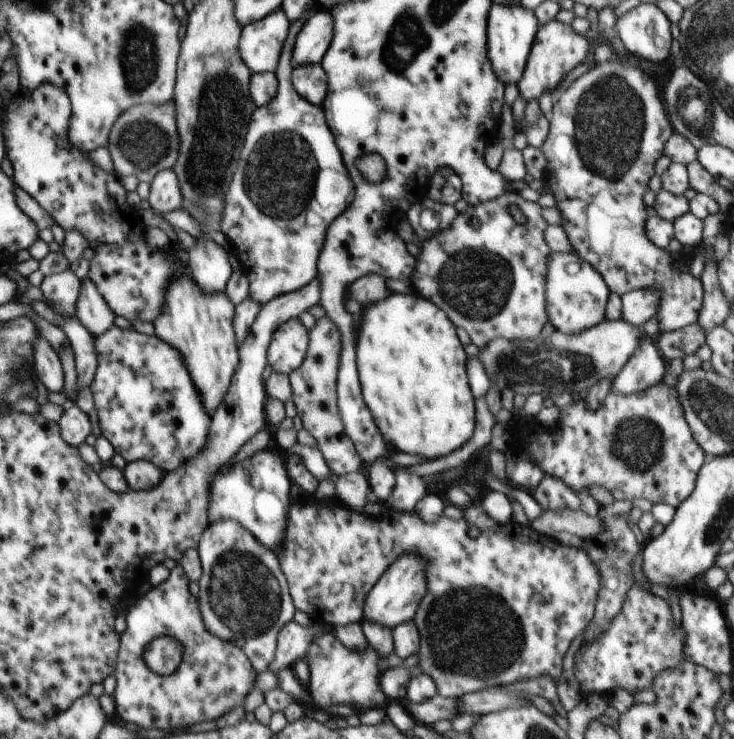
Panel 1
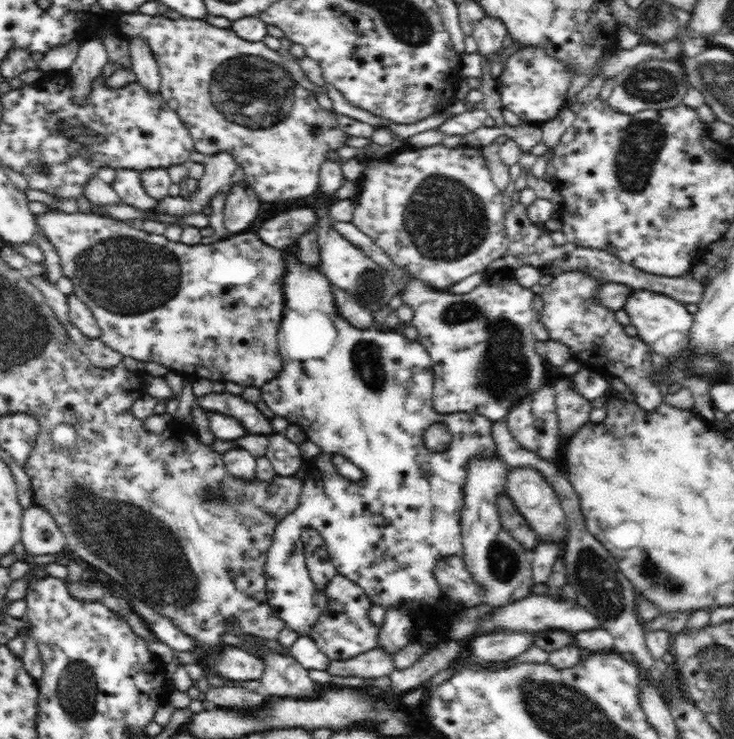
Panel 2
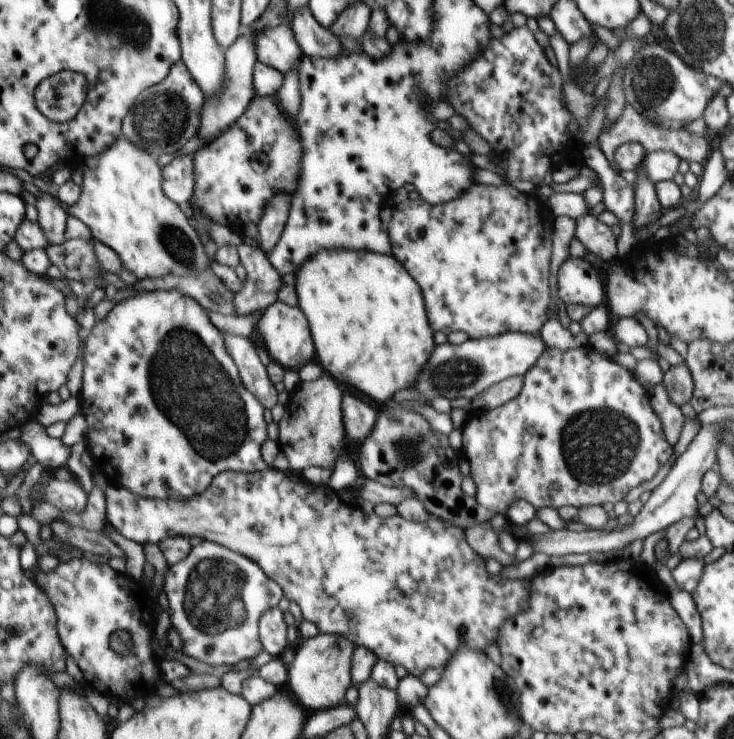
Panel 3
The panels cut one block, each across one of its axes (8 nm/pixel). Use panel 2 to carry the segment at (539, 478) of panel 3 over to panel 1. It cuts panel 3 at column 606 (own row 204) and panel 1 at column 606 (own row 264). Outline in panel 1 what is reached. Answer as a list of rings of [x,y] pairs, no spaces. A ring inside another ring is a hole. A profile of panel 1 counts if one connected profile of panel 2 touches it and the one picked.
[[[666,383],[654,385],[653,387],[647,388],[645,391],[633,395],[621,395],[614,393],[612,390],[607,394],[607,397],[603,400],[603,403],[595,411],[590,410],[584,400],[578,400],[577,404],[572,404],[569,407],[561,410],[562,416],[558,424],[554,428],[549,430],[542,430],[532,434],[529,438],[528,443],[521,444],[519,446],[522,452],[526,453],[540,468],[545,472],[546,475],[556,477],[557,479],[563,480],[563,483],[567,484],[567,487],[573,488],[575,491],[589,491],[593,484],[598,486],[604,486],[606,490],[612,493],[612,490],[616,488],[622,489],[622,492],[627,498],[644,498],[649,500],[653,505],[658,503],[671,504],[677,507],[681,502],[684,502],[692,493],[695,487],[695,482],[698,476],[698,471],[701,466],[705,463],[708,456],[702,450],[702,447],[694,440],[692,436],[689,424],[686,422],[683,406],[679,399],[678,393],[675,387],[670,387]]]

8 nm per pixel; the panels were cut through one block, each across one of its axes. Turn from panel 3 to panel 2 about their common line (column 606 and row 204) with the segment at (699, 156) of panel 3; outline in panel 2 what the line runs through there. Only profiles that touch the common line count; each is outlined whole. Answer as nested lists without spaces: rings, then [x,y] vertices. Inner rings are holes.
[[[116,170],[116,180],[112,182],[111,186],[116,194],[119,194],[121,202],[143,211],[159,212],[159,201],[150,198],[142,187],[140,171]]]

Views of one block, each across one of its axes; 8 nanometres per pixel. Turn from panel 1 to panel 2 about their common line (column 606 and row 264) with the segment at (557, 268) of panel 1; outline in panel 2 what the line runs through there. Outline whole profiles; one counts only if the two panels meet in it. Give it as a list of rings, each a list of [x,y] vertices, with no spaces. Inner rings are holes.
[[[298,244],[282,252],[286,254],[282,276],[284,312],[277,339],[283,370],[261,387],[261,399],[275,416],[286,418],[289,424],[300,425],[308,438],[320,447],[320,455],[308,477],[302,480],[298,506],[275,528],[264,569],[269,607],[288,629],[298,635],[316,626],[320,616],[325,614],[328,598],[316,591],[315,584],[306,575],[300,533],[307,526],[318,530],[325,540],[337,574],[360,586],[370,598],[371,605],[384,606],[387,610],[406,606],[411,610],[416,628],[422,627],[423,636],[437,644],[446,638],[447,628],[457,612],[449,612],[456,604],[442,594],[433,570],[436,561],[462,555],[460,512],[464,506],[468,460],[472,456],[488,458],[490,454],[498,455],[492,437],[492,421],[470,412],[436,412],[433,407],[435,377],[425,347],[395,329],[352,326],[337,311],[333,297],[336,287],[319,266],[308,266],[297,258]],[[436,422],[444,424],[454,438],[444,452],[430,452],[422,442],[422,434]],[[333,454],[340,454],[360,466],[363,477],[351,481],[340,476],[332,463]]]

